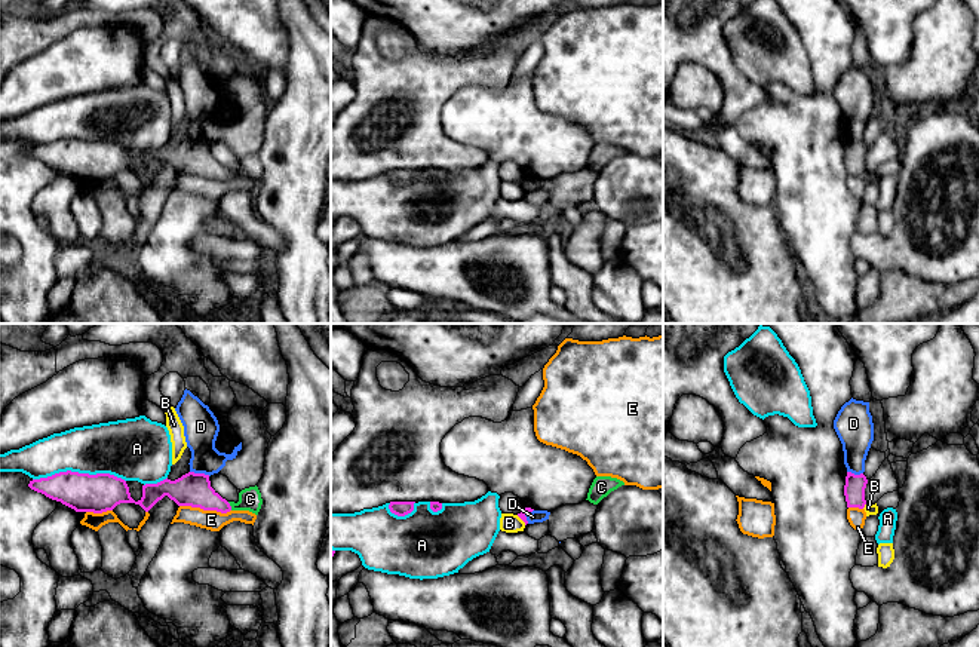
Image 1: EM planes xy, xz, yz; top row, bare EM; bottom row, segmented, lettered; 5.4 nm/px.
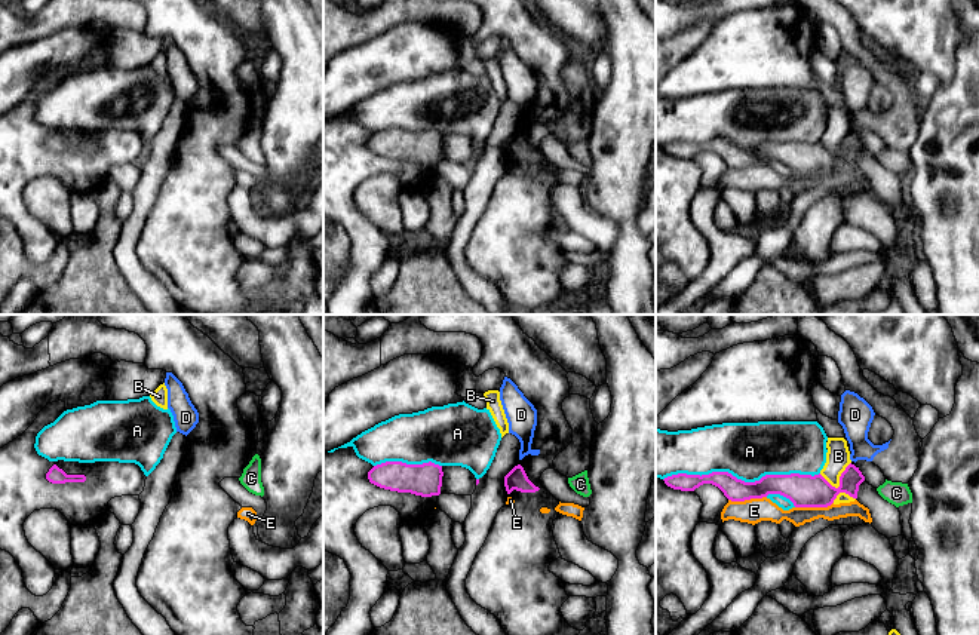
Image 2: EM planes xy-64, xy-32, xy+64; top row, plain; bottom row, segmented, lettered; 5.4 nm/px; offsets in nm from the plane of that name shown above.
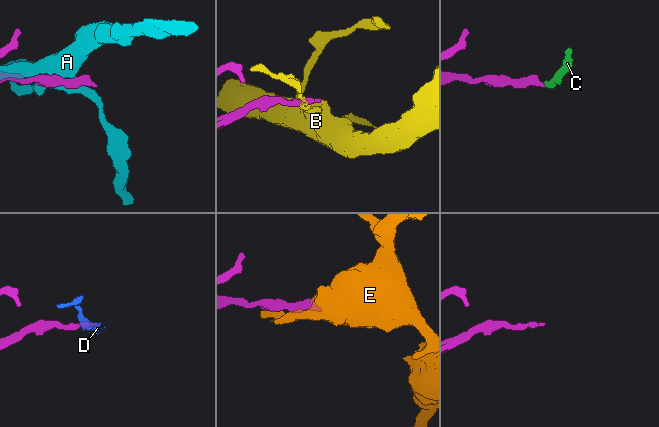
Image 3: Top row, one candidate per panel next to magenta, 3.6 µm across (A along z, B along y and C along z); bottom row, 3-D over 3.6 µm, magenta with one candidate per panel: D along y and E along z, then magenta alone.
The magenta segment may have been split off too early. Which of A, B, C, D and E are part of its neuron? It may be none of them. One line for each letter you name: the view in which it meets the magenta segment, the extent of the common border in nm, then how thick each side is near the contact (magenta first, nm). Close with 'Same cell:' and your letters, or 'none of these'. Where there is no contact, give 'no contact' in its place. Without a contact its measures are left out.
C: meets magenta in xy; contact 50 nm long; 180 nm thick on the magenta side, 130 nm on the other
Same cell: C

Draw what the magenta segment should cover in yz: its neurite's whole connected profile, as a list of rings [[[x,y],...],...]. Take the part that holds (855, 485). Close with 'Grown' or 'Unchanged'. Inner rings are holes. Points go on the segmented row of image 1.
[[[847,472],[846,485],[844,485],[847,508],[859,508],[859,509],[865,508],[866,484],[868,484],[868,479],[863,473],[854,475],[851,472]]]. Unchanged

